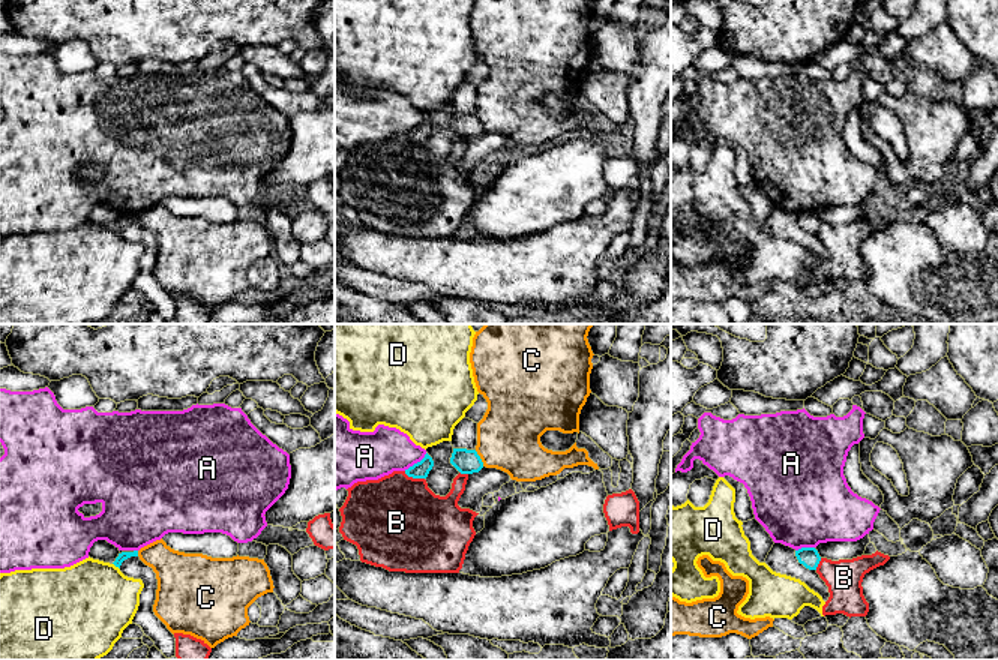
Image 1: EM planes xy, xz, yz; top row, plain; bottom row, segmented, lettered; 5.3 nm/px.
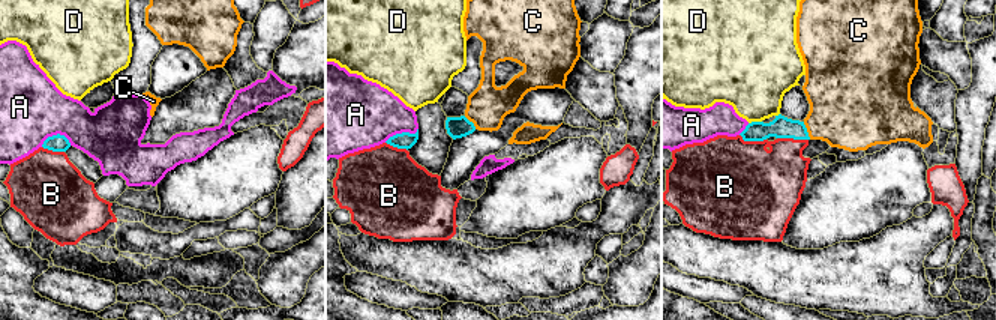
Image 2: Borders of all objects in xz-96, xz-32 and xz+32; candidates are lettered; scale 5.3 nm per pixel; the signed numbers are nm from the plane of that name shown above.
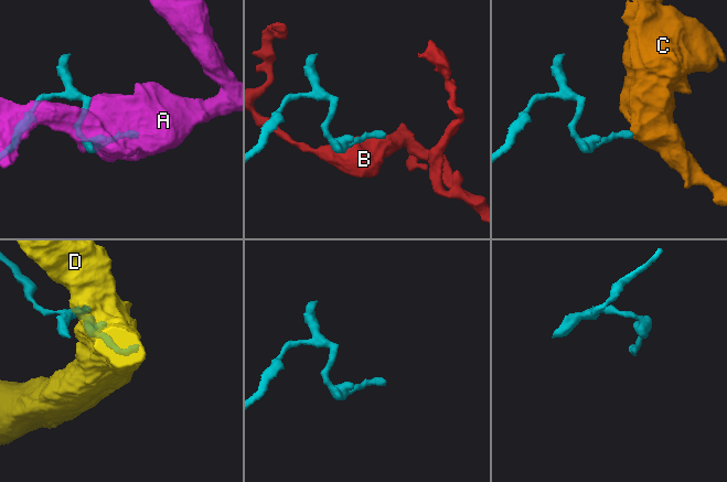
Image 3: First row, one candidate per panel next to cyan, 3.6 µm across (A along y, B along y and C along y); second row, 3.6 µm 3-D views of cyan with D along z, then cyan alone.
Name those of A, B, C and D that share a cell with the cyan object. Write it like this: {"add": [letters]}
{"add": []}

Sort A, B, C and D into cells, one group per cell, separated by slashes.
A / B / C / D

